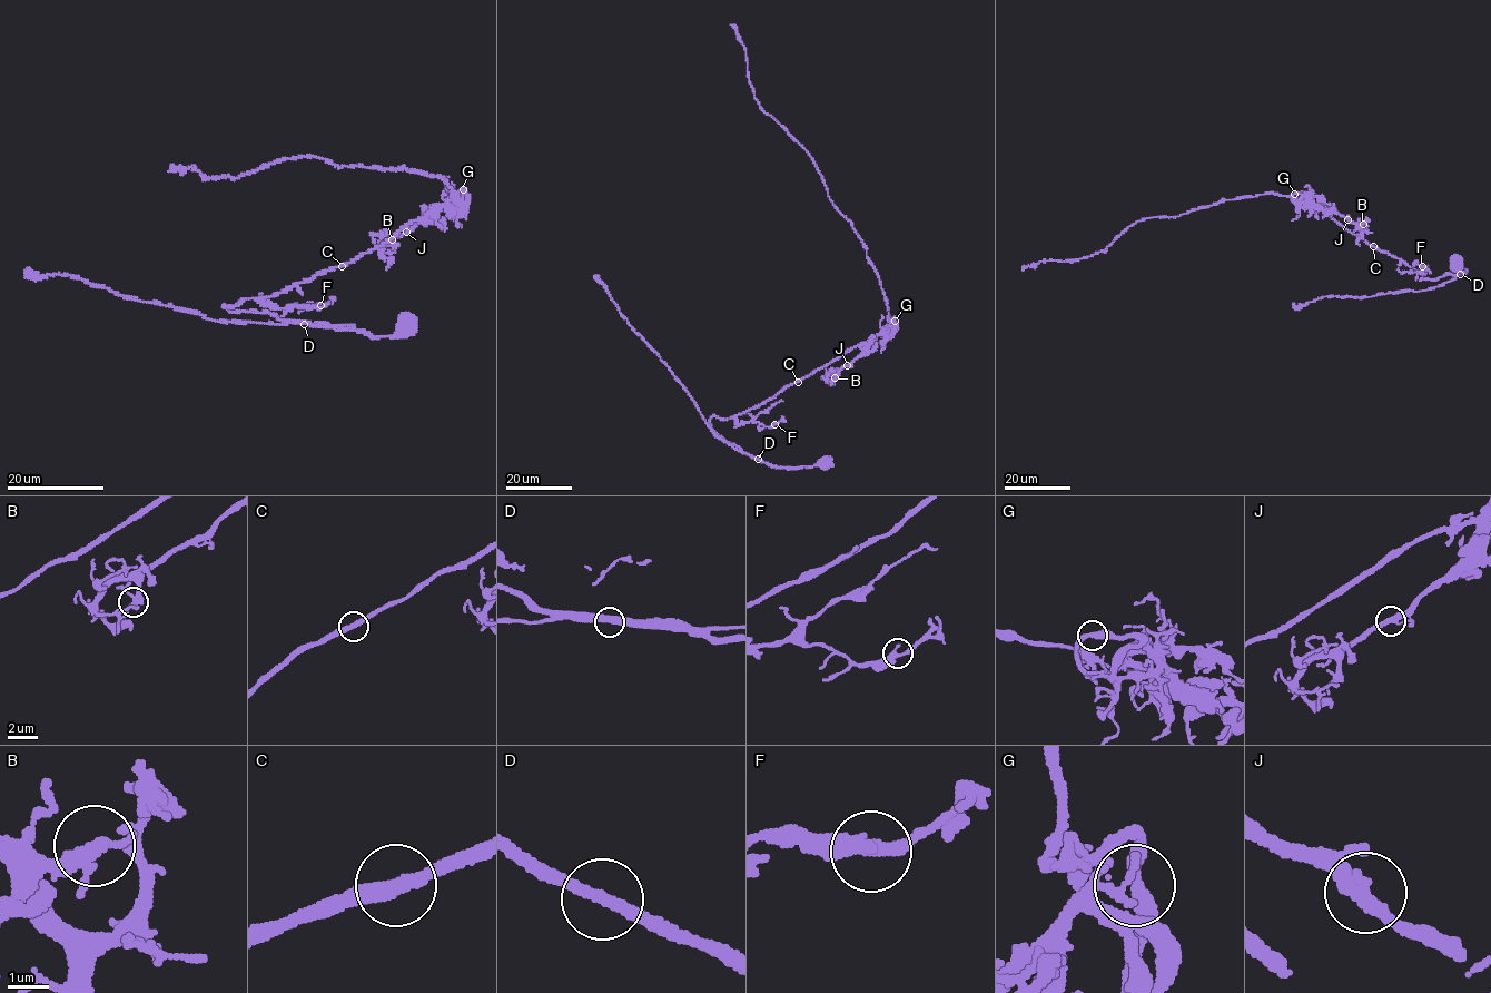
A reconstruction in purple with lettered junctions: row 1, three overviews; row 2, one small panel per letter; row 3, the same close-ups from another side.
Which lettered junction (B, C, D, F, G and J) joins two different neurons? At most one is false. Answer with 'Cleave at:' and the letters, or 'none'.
Cleave at: D

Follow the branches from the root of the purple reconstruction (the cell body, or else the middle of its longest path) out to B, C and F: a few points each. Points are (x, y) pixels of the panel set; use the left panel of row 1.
B: (403, 326), (394, 334), (368, 336), (224, 306), (270, 297), (351, 263), (430, 215), (392, 239)
C: (403, 326), (394, 334), (368, 336), (224, 306), (270, 297), (342, 266)
F: (403, 326), (394, 334), (368, 336), (224, 306), (258, 298), (279, 308), (321, 305)

